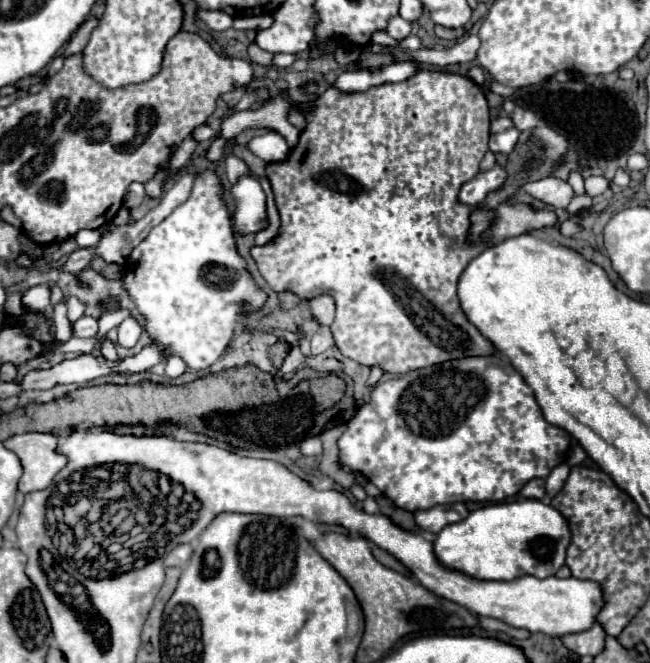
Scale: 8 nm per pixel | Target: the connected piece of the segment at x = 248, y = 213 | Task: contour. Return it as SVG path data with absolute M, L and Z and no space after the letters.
M243 176L233 188L235 200L235 230L257 232L265 220L265 194L255 178Z

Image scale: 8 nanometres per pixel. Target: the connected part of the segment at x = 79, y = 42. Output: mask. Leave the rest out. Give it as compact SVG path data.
M89 18L87 22L83 22L79 28L77 28L77 32L73 34L73 38L69 40L69 44L65 46L65 50L63 50L63 54L65 56L71 56L71 54L79 54L79 52L83 52L83 48L87 46L87 42L89 42L89 34L95 30L99 26L99 18Z

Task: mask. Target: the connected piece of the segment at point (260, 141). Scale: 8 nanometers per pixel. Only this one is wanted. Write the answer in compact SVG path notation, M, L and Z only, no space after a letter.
M267 132L263 136L253 138L247 148L255 156L259 156L261 160L265 160L265 162L275 162L279 158L285 158L287 152L289 152L287 142L279 134L275 134L275 132Z

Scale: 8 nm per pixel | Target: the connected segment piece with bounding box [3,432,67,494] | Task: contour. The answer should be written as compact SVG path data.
M19 434L5 440L3 446L15 452L23 464L23 476L19 480L23 494L47 488L55 474L67 464L67 458L55 452L57 436L53 434Z

